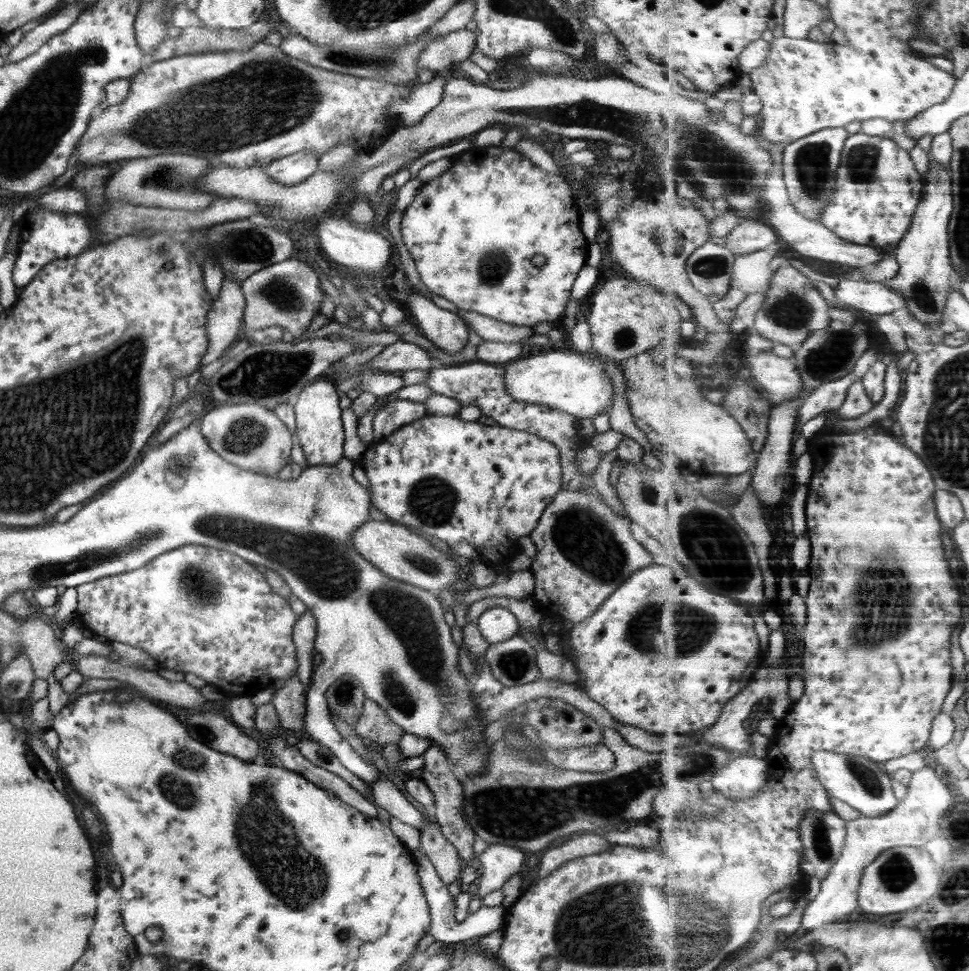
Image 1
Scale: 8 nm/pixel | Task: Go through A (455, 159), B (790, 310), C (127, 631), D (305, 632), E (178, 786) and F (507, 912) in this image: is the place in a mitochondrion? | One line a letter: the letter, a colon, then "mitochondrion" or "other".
A: other
B: mitochondrion
C: other
D: other
E: mitochondrion
F: other

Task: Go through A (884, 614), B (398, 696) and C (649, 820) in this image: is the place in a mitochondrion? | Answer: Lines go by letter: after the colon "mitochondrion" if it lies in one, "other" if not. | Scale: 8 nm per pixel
A: mitochondrion
B: mitochondrion
C: other

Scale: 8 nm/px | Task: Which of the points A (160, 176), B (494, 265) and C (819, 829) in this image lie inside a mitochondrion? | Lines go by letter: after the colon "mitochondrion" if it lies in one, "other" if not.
A: mitochondrion
B: mitochondrion
C: mitochondrion

